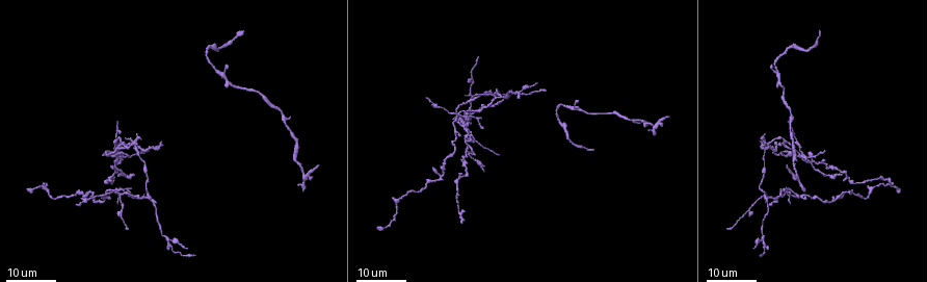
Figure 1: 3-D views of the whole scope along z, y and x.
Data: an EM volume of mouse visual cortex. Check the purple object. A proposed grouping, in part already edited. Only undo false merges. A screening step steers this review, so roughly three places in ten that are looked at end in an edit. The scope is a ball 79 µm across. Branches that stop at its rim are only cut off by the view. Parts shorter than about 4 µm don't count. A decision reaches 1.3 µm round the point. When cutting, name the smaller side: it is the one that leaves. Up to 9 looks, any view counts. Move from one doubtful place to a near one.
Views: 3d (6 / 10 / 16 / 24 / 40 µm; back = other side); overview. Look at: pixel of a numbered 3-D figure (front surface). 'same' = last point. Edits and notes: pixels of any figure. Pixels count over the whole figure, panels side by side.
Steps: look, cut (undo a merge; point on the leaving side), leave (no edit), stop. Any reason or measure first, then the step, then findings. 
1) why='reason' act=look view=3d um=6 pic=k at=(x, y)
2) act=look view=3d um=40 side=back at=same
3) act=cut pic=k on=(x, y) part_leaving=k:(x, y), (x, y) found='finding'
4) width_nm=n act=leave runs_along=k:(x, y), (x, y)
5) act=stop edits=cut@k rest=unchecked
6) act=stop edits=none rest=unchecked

why='a narrow waist' act=look view=3d um=16 pic=1 at=(131, 146)

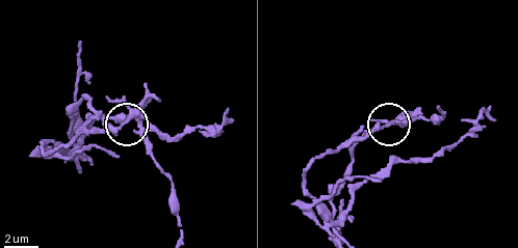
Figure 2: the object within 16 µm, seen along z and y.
why='closer look' act=look view=3d um=10 pic=2 at=(389, 124)

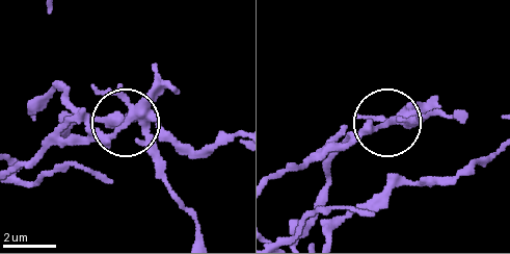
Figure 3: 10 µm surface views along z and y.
act=cut pic=3 on=(109, 134) found='a second neuron is stuck on'

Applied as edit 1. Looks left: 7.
act=look view=overview

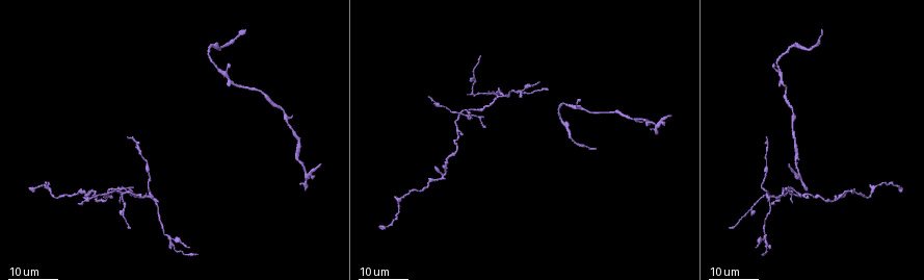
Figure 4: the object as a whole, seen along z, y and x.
why='looks like a crossing' act=look view=3d um=24 pic=4 at=(149, 198)

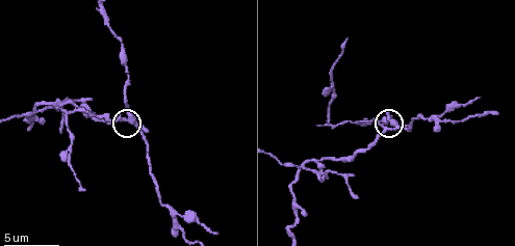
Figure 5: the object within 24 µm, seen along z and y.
why='closer look' act=look view=3d um=10 pic=5 at=(387, 128)

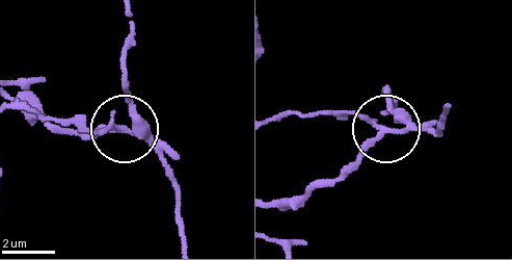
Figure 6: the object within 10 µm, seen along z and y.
act=cut pic=6 on=(112, 115) part_leaving=6:(407, 127), (375, 140), (335, 179), (275, 201) found='two neurons meet here'

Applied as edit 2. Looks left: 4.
act=look view=overview

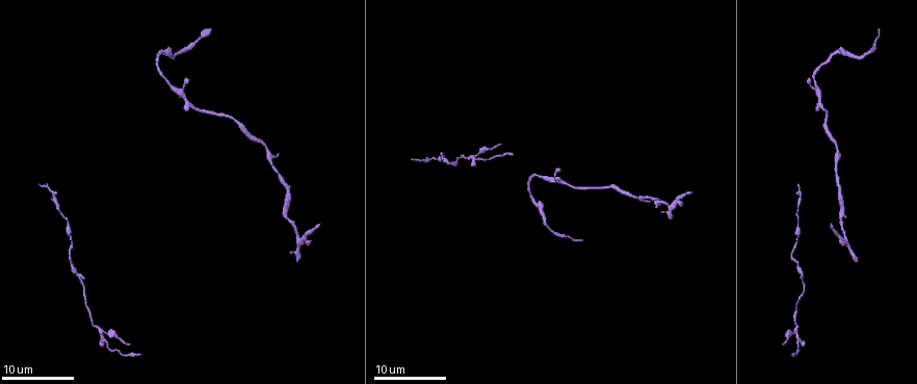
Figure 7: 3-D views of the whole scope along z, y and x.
why='three arms meet' act=look view=3d um=10 pic=7 at=(821, 103)

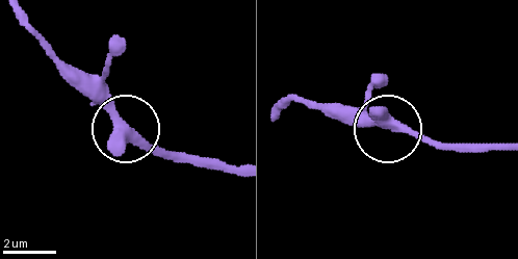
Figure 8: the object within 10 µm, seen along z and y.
why='from behind' act=look view=3d um=10 side=back pic=8 at=(126, 129)

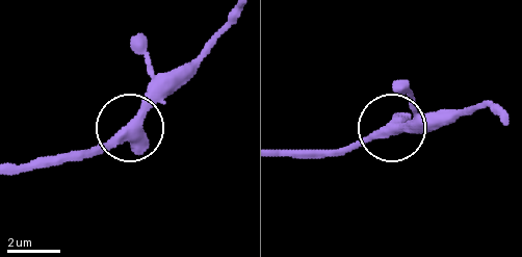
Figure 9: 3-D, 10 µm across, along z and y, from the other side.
width_nm=340 act=leave found='one neuron here'

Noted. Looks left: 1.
why='four or more arms meet' act=look view=3d um=10 pic=5 at=(173, 216)

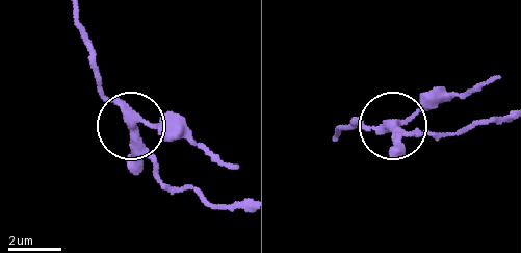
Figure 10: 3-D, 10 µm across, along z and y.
act=cut pic=10 on=(434, 107) part_leaving=10:(404, 120), (500, 77) found='two neurons meet here'

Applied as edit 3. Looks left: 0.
act=stop edits=cut@3,cut@6,cut@10 rest=unchecked

